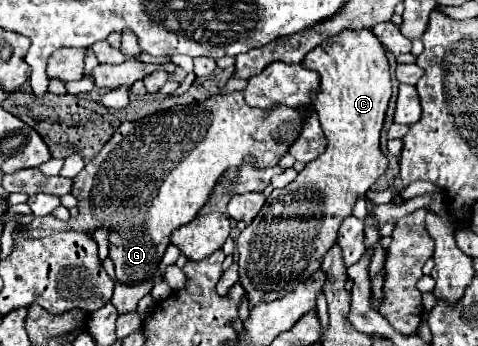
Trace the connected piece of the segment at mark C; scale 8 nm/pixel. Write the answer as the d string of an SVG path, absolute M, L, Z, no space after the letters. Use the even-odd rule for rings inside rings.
M342 31L336 37L322 41L314 47L302 61L306 69L320 75L320 89L312 95L314 109L318 113L324 135L328 135L328 149L316 161L308 163L298 177L284 189L274 189L266 199L262 211L238 237L238 265L240 265L240 285L248 293L250 307L262 303L264 299L280 299L290 293L300 281L312 277L324 259L324 253L336 243L340 223L352 213L354 203L376 183L376 179L386 171L388 159L380 151L380 131L384 115L390 101L390 67L386 51L372 31Z

